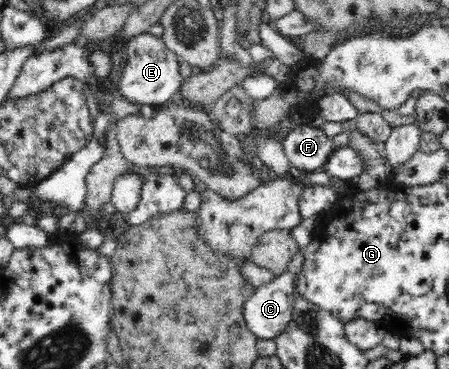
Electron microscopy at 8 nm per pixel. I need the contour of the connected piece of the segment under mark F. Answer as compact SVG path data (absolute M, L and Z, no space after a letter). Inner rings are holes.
M299 125L282 144L295 172L300 173L321 170L336 148L332 138L321 128L311 125Z

